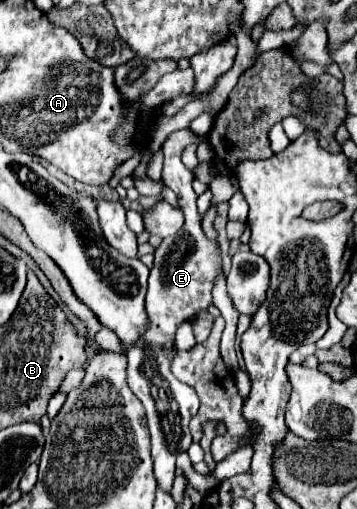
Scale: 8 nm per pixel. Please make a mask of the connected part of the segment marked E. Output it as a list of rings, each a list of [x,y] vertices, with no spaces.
[[[181,129],[173,131],[161,147],[165,155],[163,183],[179,195],[179,205],[185,213],[185,225],[179,233],[167,237],[155,251],[155,265],[149,273],[149,291],[145,305],[147,315],[151,319],[151,327],[137,345],[127,349],[127,385],[145,407],[147,429],[151,433],[151,457],[155,463],[155,477],[157,485],[165,491],[171,491],[175,477],[175,459],[179,451],[187,451],[191,445],[189,421],[199,409],[199,397],[195,389],[177,381],[169,371],[175,331],[181,321],[191,321],[201,309],[207,309],[213,303],[213,279],[221,271],[221,255],[217,241],[205,239],[201,231],[201,219],[197,215],[195,205],[197,195],[191,187],[193,175],[181,161],[181,153],[185,151],[185,147],[189,147],[189,143],[199,143],[199,137],[191,129]]]

